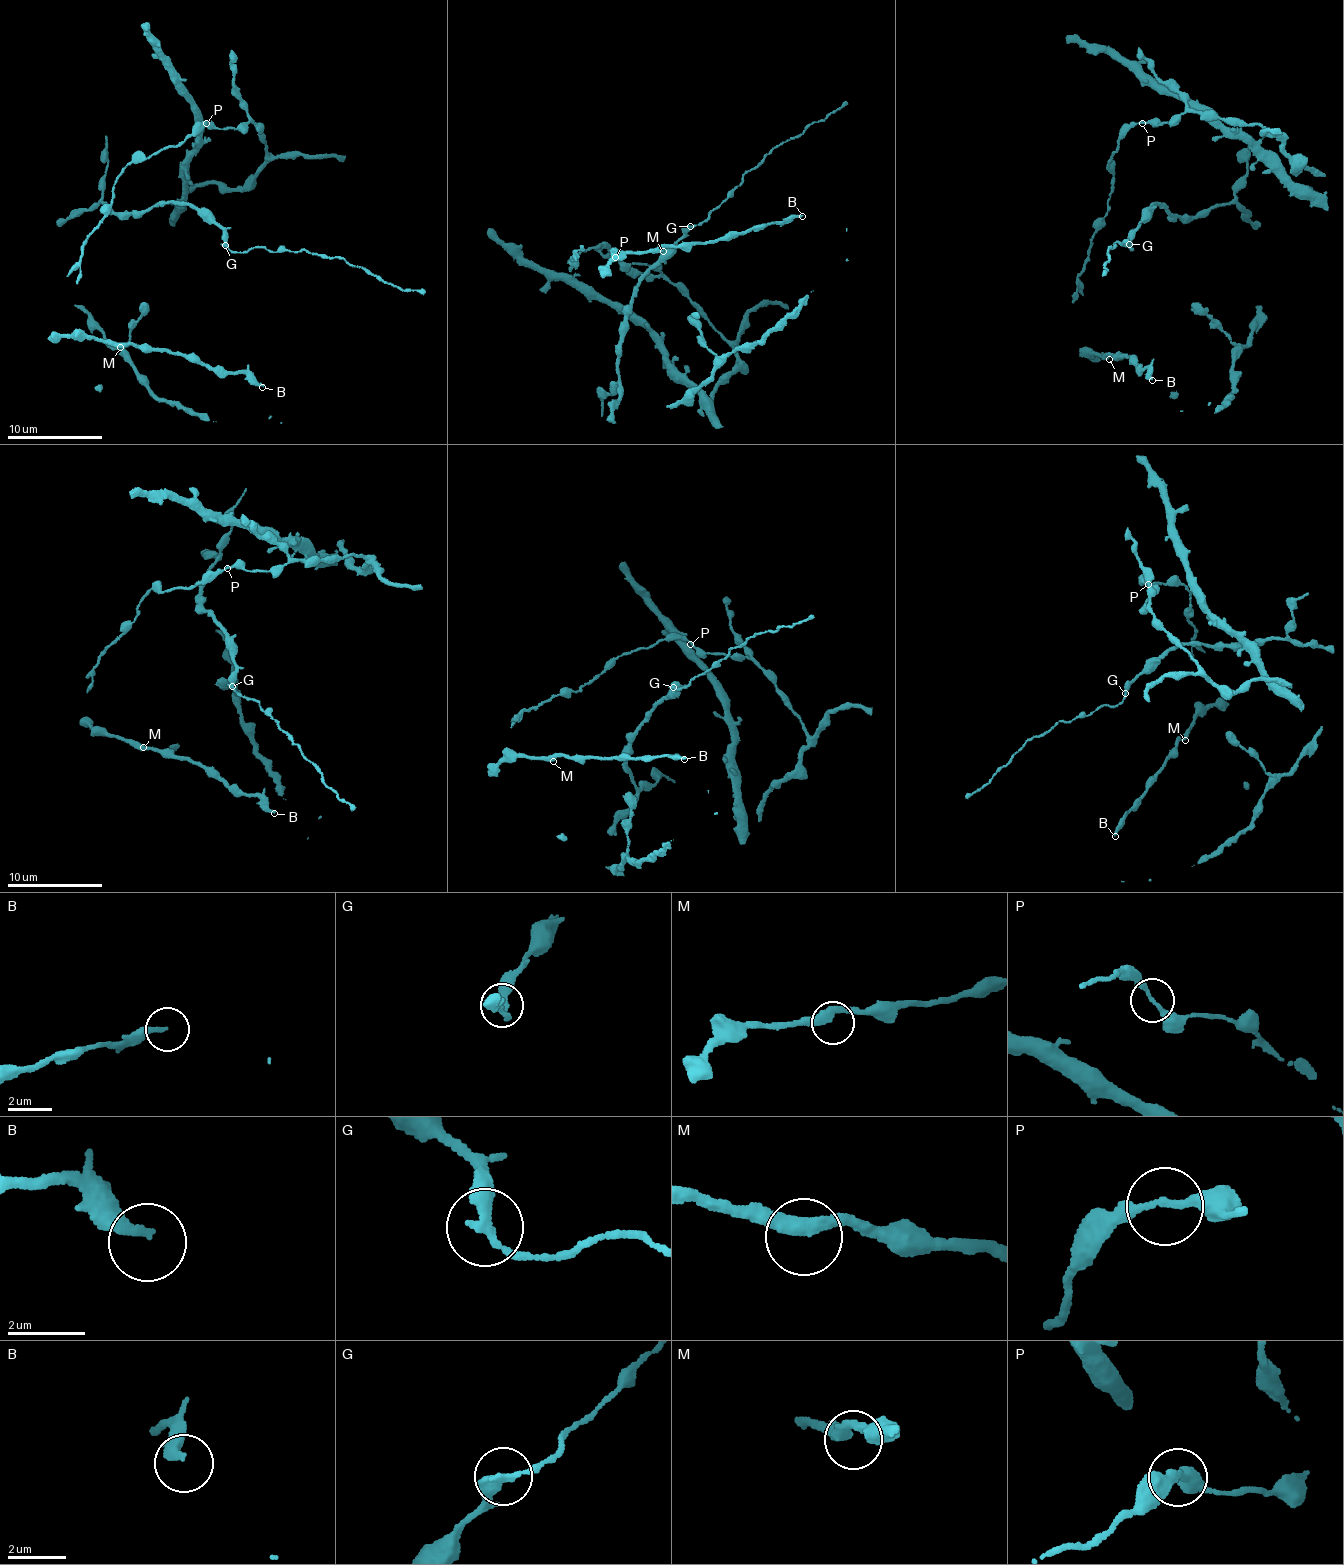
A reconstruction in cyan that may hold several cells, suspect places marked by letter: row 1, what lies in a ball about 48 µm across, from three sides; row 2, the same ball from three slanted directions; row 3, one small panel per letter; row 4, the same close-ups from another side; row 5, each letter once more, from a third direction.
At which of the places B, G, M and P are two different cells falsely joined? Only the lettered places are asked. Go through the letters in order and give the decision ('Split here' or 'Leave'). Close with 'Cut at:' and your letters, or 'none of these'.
B: Leave
G: Split here
M: Leave
P: Leave
Cut at: G

